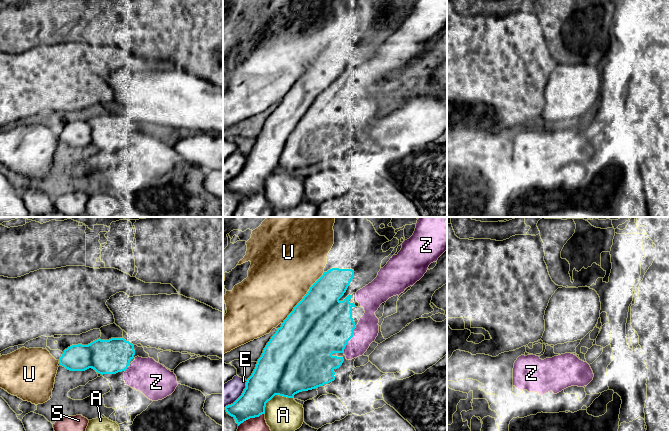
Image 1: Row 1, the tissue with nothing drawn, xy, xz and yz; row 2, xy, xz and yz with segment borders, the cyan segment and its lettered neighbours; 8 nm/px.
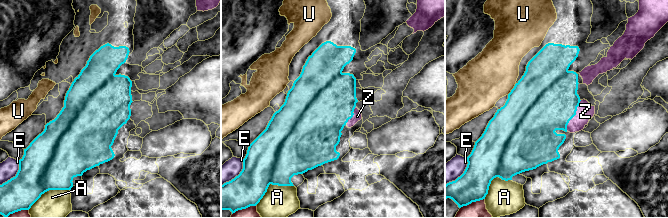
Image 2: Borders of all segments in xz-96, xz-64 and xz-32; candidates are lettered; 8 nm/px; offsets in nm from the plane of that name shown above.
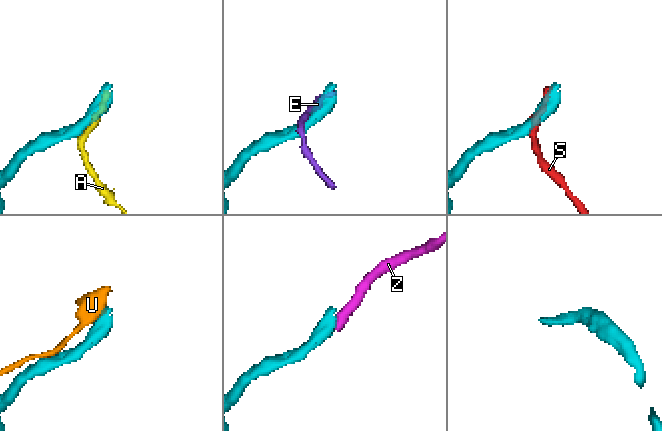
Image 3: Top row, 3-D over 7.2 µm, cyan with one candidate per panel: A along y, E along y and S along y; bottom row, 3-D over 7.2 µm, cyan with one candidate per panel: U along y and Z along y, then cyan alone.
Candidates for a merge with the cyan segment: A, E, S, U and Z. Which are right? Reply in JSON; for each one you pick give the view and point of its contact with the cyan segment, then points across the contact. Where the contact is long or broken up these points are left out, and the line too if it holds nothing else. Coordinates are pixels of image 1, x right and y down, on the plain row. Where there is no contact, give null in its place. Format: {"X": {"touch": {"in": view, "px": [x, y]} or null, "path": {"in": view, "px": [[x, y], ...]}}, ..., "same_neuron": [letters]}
{"Z": {"touch": {"in": "xz", "px": [350, 114]}}, "same_neuron": ["Z"]}

